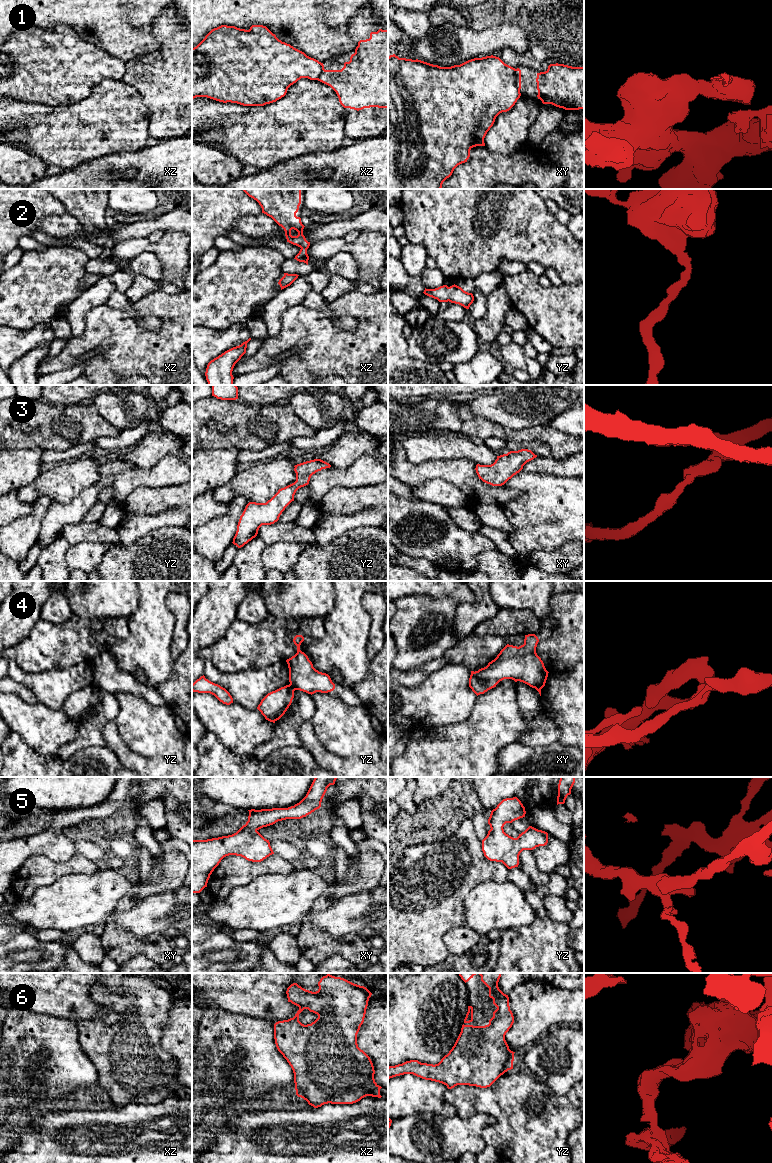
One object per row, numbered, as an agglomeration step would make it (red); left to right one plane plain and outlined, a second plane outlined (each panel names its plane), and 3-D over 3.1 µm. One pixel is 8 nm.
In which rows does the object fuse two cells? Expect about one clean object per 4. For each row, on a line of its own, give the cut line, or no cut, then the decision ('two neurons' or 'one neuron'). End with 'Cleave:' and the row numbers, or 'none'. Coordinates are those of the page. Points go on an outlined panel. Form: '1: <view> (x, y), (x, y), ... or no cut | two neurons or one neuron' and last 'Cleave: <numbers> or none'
1: xy (514, 69), (516, 84), (519, 90) | two neurons
2: no cut | one neuron
3: no cut | one neuron
4: yz (289, 684), (295, 689) | two neurons
5: no cut | one neuron
6: no cut | one neuron
Cleave: 1, 4

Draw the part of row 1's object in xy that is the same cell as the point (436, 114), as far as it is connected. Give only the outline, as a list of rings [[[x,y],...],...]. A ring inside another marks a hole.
[[[395,54],[390,55],[388,57],[388,189],[441,189],[443,182],[452,175],[454,169],[467,162],[473,147],[485,146],[484,138],[493,126],[496,117],[502,112],[509,111],[520,96],[515,68],[493,55],[474,58],[451,67],[440,67],[418,59],[412,60],[399,58]]]

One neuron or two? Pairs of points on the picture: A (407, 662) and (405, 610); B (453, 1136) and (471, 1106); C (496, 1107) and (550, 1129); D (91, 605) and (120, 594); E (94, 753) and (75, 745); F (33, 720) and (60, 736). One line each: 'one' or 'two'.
A: one
B: two
C: one
D: one
E: two
F: one

